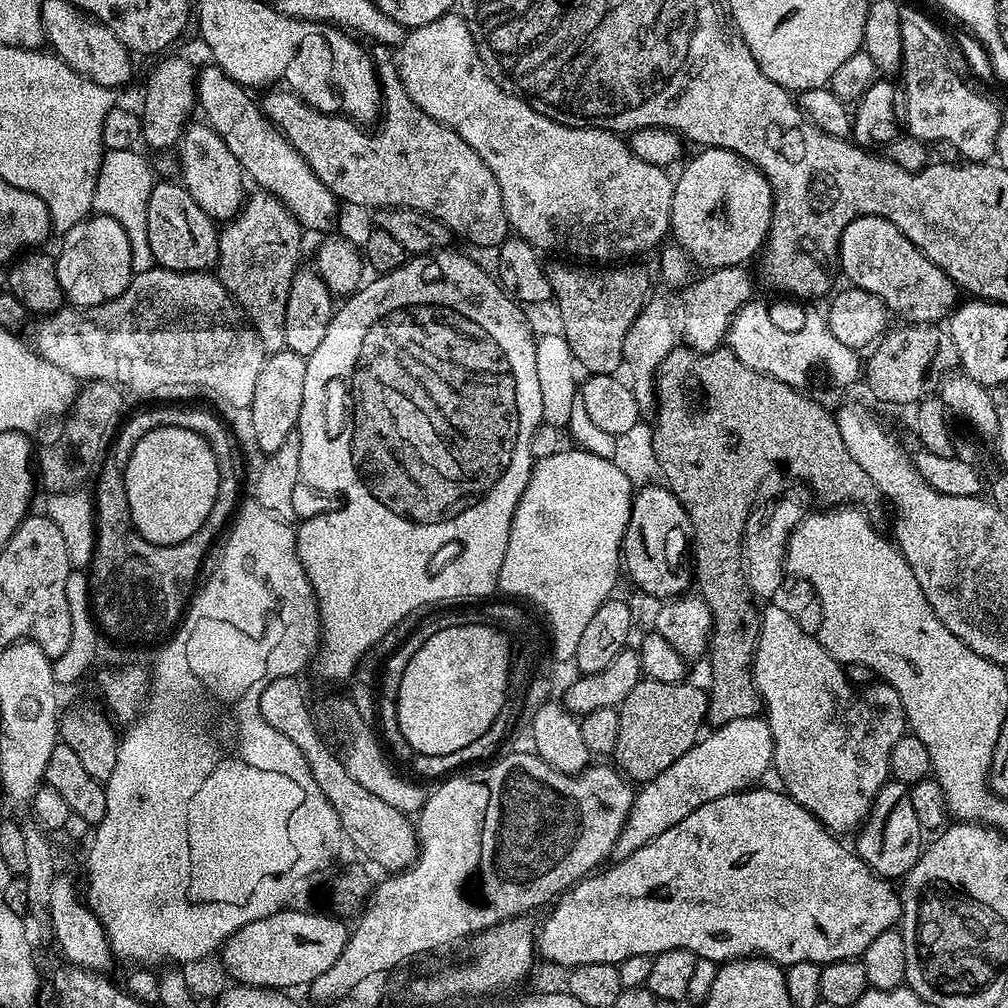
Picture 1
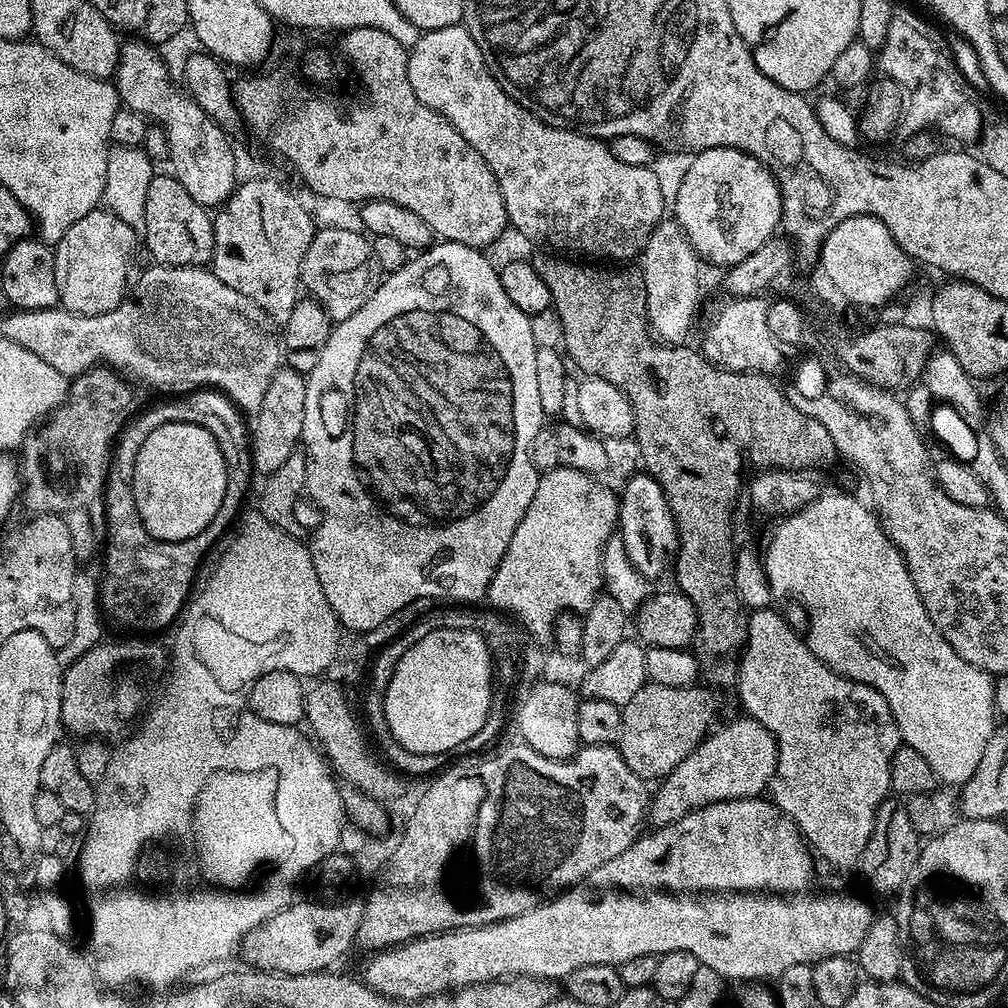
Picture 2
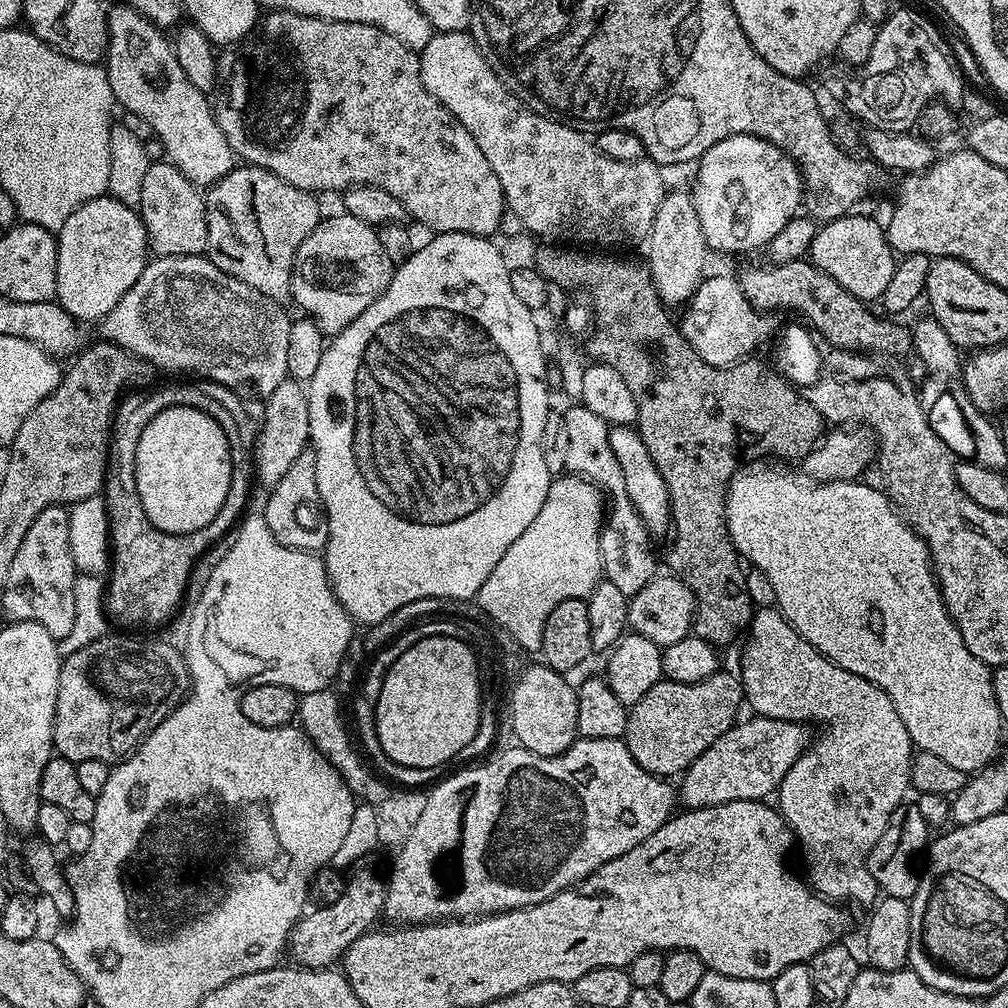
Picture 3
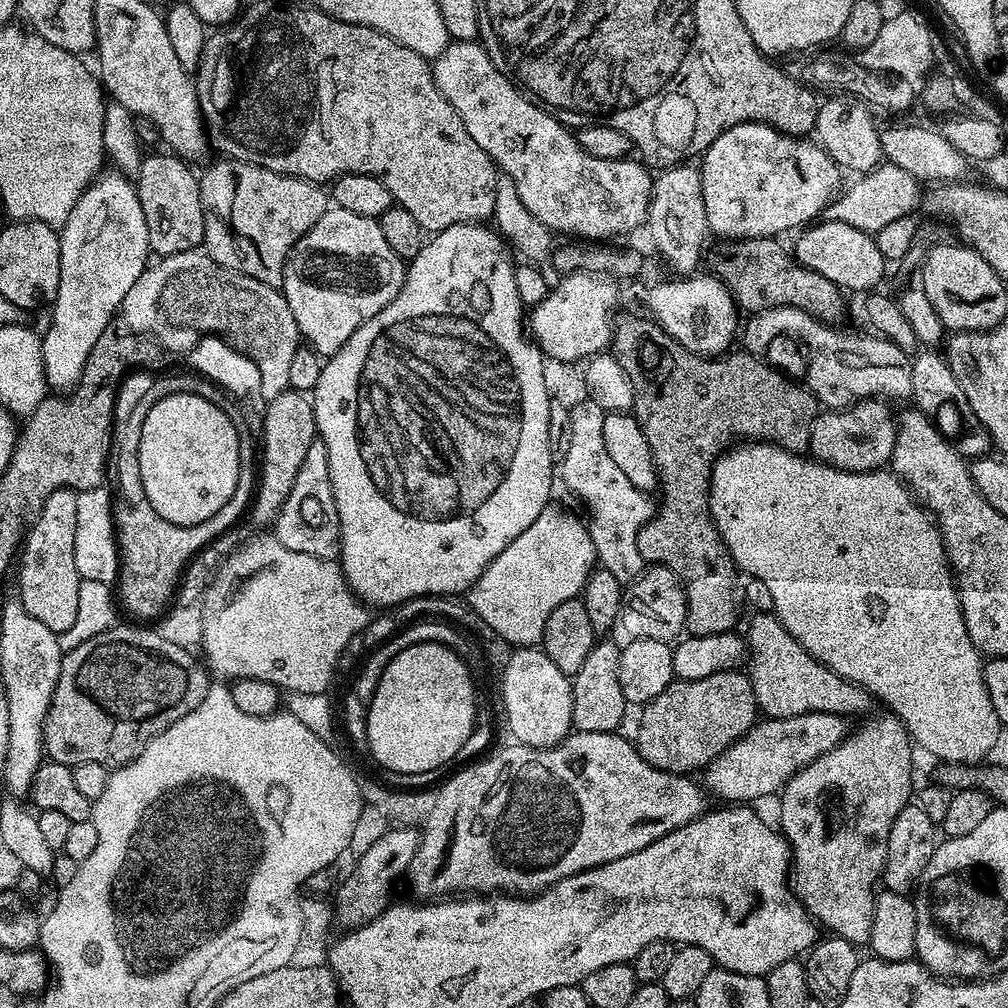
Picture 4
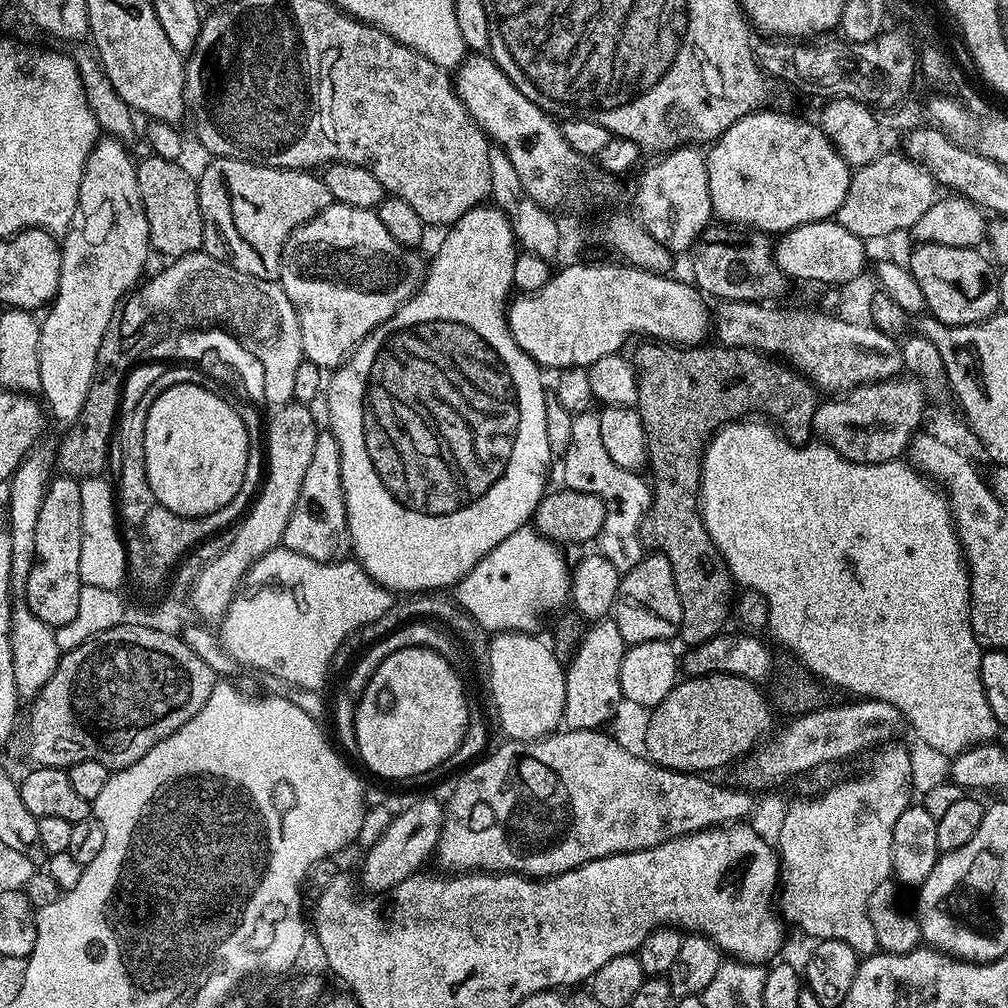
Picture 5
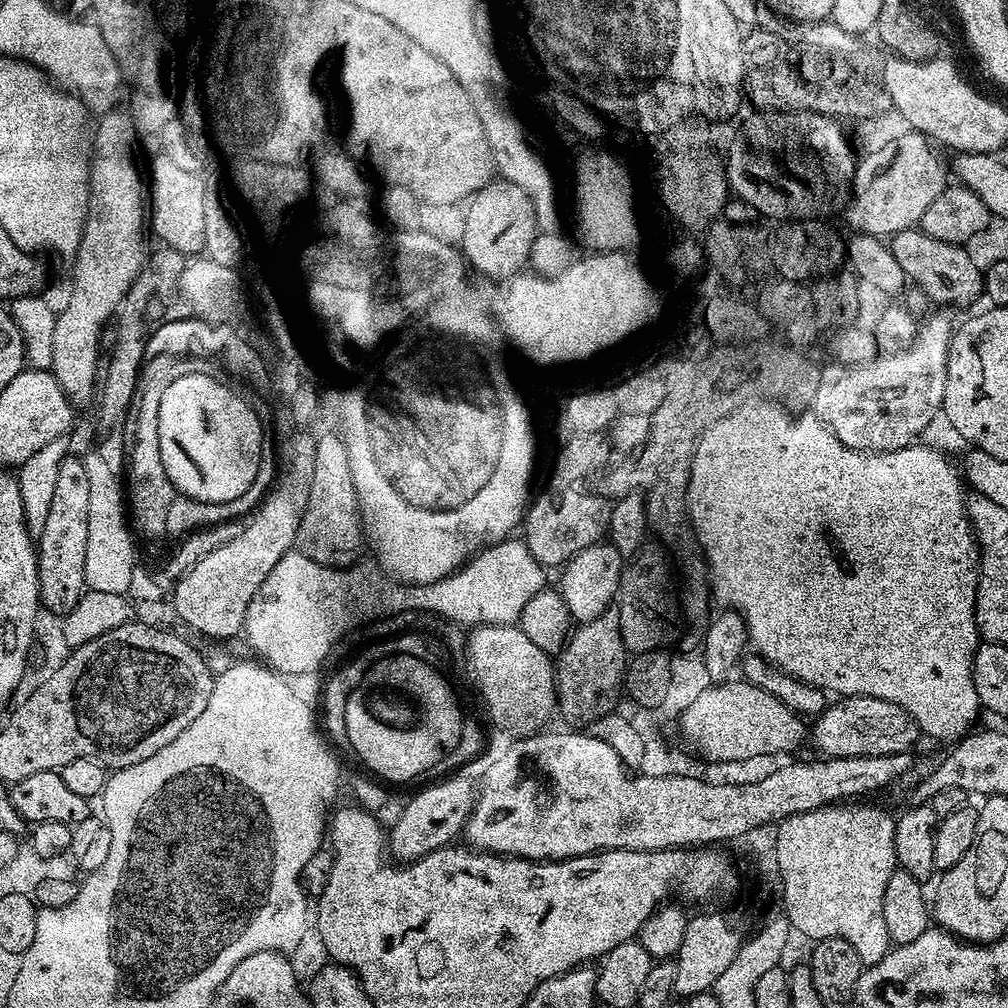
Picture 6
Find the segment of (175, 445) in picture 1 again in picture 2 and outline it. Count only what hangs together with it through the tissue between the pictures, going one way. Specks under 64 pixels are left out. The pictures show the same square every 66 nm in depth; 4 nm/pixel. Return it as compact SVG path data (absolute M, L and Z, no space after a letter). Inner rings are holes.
M171 420L149 433L131 464L133 500L142 526L154 539L182 542L202 533L226 498L228 467L210 434L190 421Z

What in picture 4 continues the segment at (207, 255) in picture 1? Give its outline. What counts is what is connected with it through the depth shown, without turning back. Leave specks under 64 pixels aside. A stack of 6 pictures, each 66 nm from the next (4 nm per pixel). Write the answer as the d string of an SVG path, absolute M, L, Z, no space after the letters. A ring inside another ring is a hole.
M145 155L140 171L134 176L135 190L149 231L149 246L160 258L199 249L204 242L204 211L197 173L192 173L188 169L191 167L181 157L167 155Z

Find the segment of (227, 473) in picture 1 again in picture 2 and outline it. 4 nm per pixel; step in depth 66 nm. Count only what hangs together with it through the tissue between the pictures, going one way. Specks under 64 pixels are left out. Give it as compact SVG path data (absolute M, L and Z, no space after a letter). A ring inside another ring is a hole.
M197 390L177 395L175 398L180 401L180 404L176 403L175 399L172 398L166 404L156 404L153 408L146 409L141 416L133 415L127 421L127 425L132 428L132 436L128 436L128 440L124 440L124 444L128 444L128 448L138 448L136 446L136 436L140 436L140 428L147 428L148 431L152 432L158 426L168 424L171 420L188 420L191 424L197 424L206 430L210 430L210 434L214 434L214 438L222 450L222 458L226 458L226 466L228 467L228 489L226 490L226 498L222 498L222 506L218 512L220 516L224 516L224 520L232 524L228 516L231 516L234 520L237 519L240 512L240 503L243 502L244 495L248 492L248 483L251 482L252 476L254 477L249 449L245 445L244 448L240 445L240 440L236 437L231 422L224 417L224 412L233 411L234 405L224 393L215 390Z

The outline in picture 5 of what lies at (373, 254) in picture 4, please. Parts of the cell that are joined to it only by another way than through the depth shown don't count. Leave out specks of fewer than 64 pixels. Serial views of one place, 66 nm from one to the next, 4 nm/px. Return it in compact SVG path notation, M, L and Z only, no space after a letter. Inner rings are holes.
M333 202L326 210L322 210L322 214L318 214L312 220L308 220L289 233L280 255L278 283L282 286L286 298L290 298L290 302L298 314L300 333L302 334L302 350L307 363L317 364L321 370L339 368L348 359L350 353L360 345L361 340L366 339L379 324L386 323L406 303L410 295L410 288L408 289L408 256L410 256L409 249L404 248L398 242L394 242L394 238L390 238L390 230L386 230L386 226L382 226L378 214L370 208L355 208Z

